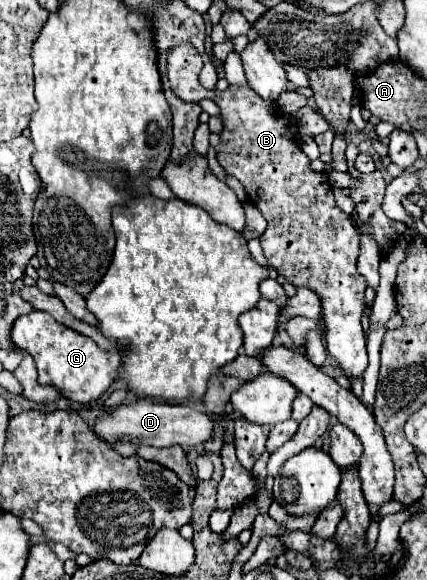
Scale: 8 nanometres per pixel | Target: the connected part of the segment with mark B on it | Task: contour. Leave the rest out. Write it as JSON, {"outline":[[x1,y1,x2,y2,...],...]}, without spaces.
{"outline":[[178,45,168,55,168,79,172,83,174,93,184,99,198,103,200,99,212,99,220,107,220,117,224,123,224,131,220,133,220,141,224,145,218,147,218,163,228,175,234,175,246,189,246,195,250,203,256,205,256,209,264,215,268,221,266,233,260,237,262,251,268,259,268,263,278,271,278,275,286,277,288,283,294,287,308,287,312,289,320,301,322,301,322,317,326,321,326,347,328,353,338,361,340,369,346,373,346,377,360,377,368,365,366,357,366,337,360,325,362,313,364,313,364,291,366,281,356,269,358,259,358,241,360,233,356,231,352,217,346,215,336,207,332,187,324,173,318,173,310,167,310,159,300,149,300,135,298,125,288,125,284,121,282,113,272,109,276,103,264,101,262,97,256,97,256,93,246,85,240,89,232,89,226,97,220,97,220,91,208,91,198,83,198,75,202,71,202,57,192,45]]}

